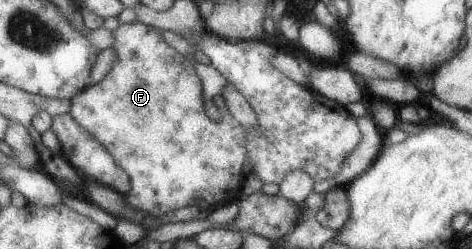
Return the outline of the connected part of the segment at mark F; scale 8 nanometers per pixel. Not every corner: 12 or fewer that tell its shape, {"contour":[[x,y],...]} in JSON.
{"contour":[[119,24],[68,114],[160,216],[236,201],[244,127],[191,61]]}

